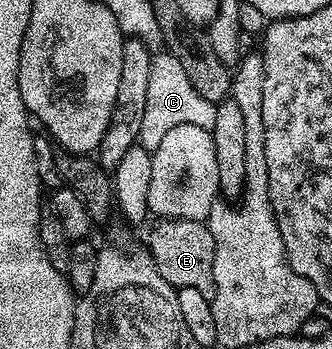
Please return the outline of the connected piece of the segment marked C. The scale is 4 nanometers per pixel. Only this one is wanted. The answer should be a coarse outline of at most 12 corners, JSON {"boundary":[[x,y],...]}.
{"boundary":[[153,54],[139,146],[154,152],[177,125],[211,131],[216,104],[178,57]]}

